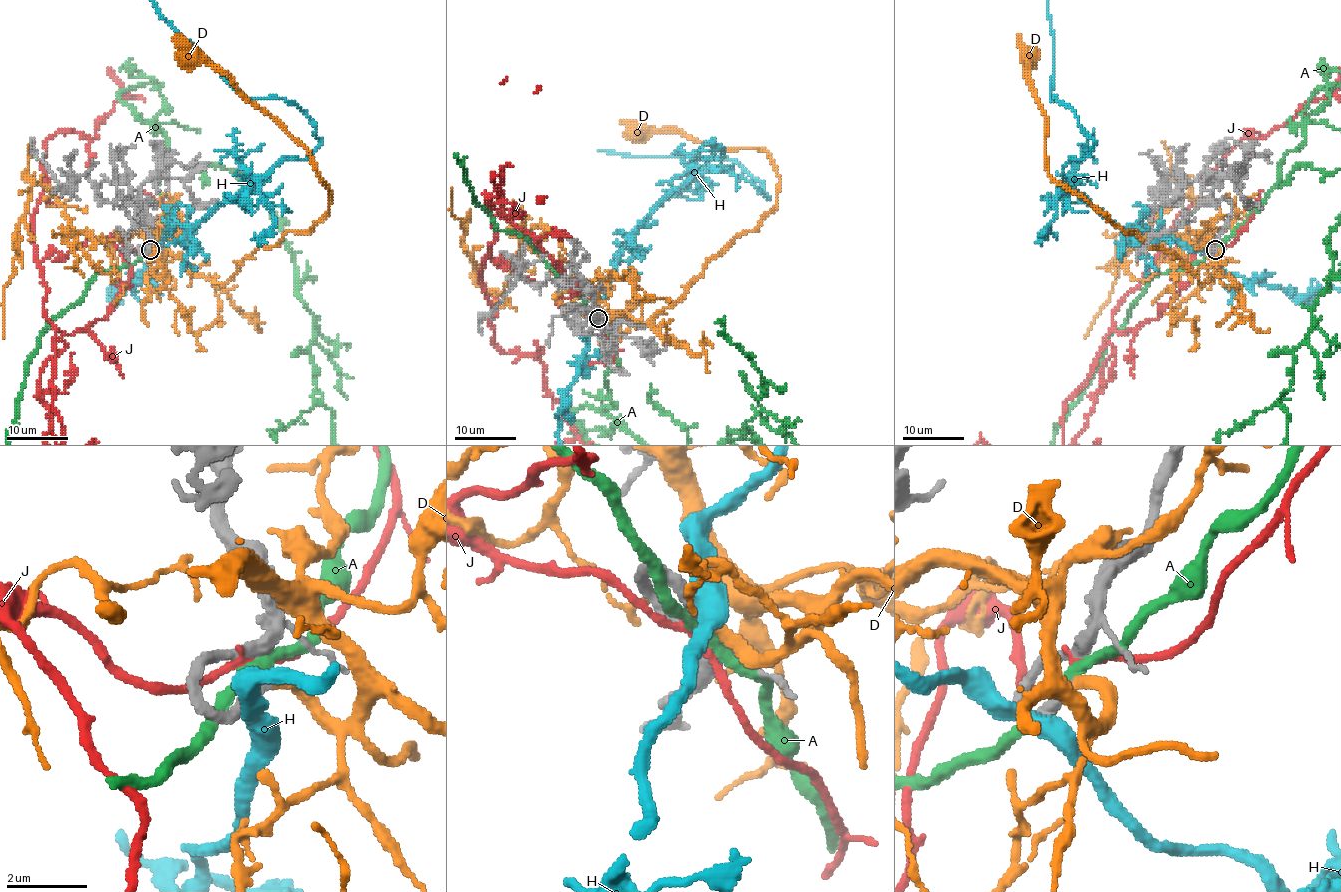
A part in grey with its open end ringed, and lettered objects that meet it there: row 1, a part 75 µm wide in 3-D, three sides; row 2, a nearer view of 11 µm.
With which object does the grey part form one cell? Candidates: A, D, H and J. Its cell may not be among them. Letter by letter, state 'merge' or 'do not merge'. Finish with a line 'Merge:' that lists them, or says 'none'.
A: do not merge
D: merge
H: do not merge
J: do not merge
Merge: D

